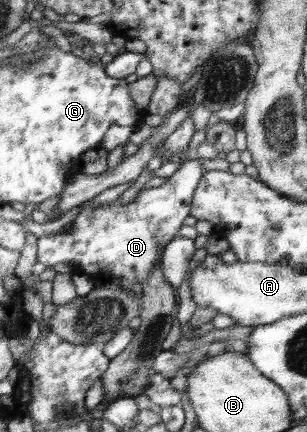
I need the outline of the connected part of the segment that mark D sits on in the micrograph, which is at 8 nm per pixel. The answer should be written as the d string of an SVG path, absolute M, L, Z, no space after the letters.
M199 156L182 163L182 166L159 187L141 189L133 201L123 205L118 200L110 204L83 203L80 213L74 216L68 231L45 235L37 239L37 259L48 268L58 263L71 263L77 271L91 276L104 275L120 282L144 283L164 248L176 238L184 219L191 215L191 202L202 180L203 167Z

